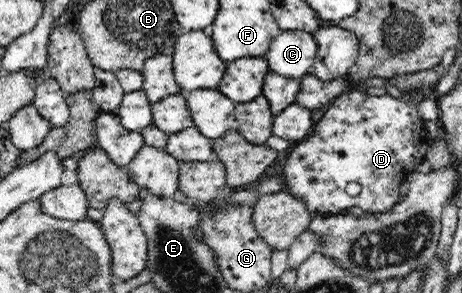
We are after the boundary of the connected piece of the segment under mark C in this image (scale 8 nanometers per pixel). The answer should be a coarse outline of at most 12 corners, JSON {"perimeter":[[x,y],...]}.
{"perimeter":[[282,31],[265,52],[270,71],[293,80],[310,73],[314,35]]}

